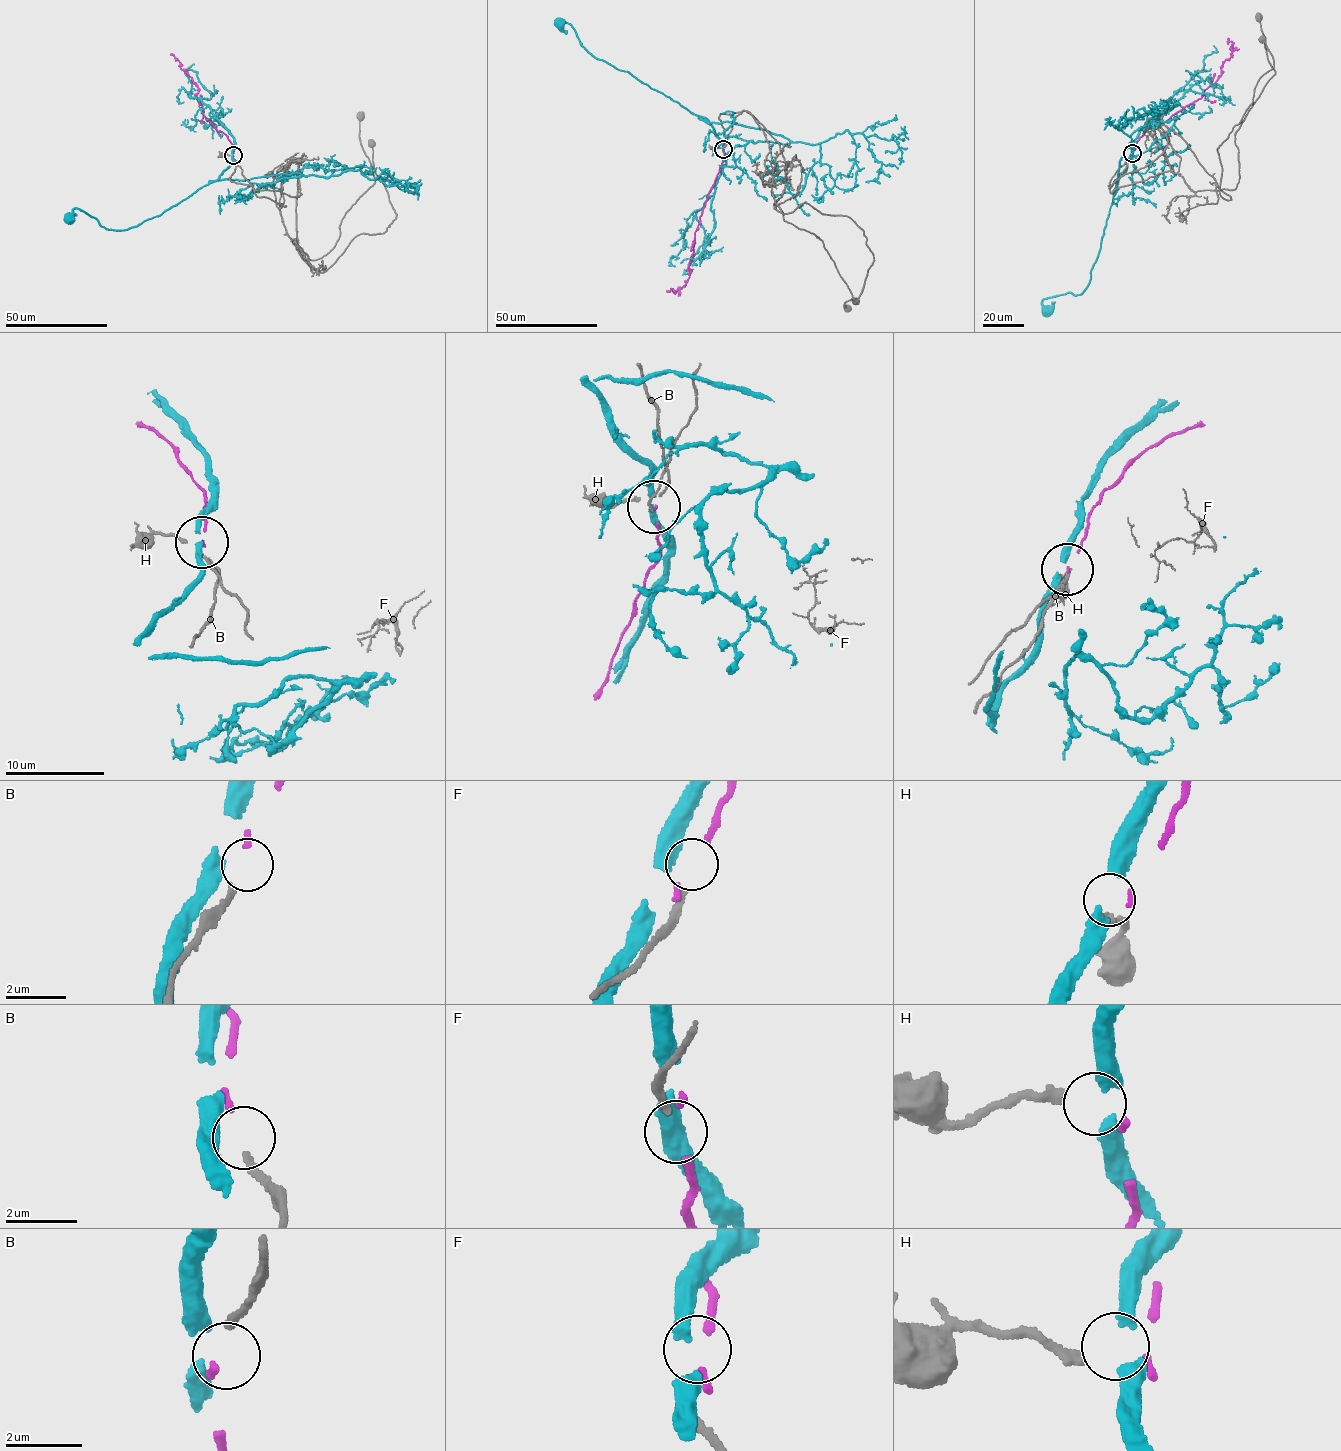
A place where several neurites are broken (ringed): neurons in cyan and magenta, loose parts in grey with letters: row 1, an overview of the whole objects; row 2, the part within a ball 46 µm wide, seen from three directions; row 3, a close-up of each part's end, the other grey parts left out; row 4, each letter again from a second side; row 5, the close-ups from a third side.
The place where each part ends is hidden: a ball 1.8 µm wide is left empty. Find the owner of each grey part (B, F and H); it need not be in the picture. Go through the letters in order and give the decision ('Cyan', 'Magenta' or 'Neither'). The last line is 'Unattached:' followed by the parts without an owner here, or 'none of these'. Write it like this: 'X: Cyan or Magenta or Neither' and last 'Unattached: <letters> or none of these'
B: Magenta
F: Neither
H: Neither
Unattached: F, H

